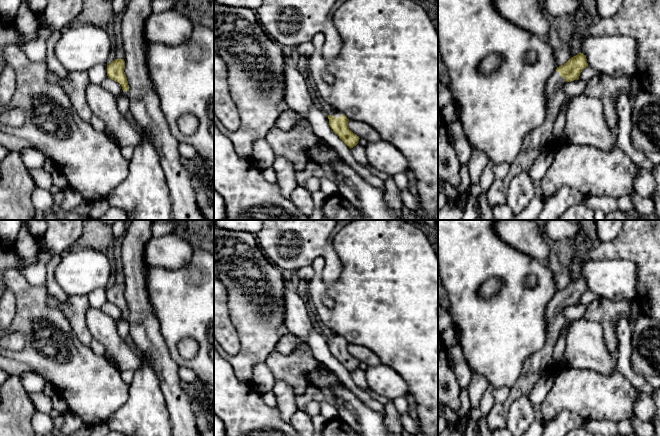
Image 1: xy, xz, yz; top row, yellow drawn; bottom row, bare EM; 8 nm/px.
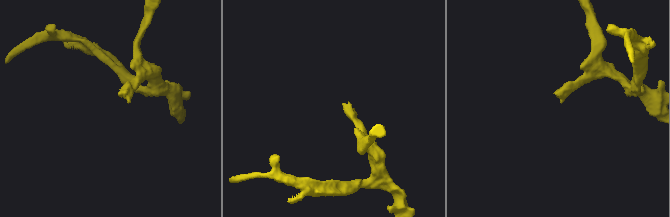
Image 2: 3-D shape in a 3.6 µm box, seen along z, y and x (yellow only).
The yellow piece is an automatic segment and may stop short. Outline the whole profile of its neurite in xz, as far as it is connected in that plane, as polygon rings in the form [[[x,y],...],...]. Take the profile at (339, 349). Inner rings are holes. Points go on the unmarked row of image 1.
[[[333,334],[328,338],[329,349],[333,356],[351,373],[358,368],[359,361],[348,351],[349,343],[340,335]]]

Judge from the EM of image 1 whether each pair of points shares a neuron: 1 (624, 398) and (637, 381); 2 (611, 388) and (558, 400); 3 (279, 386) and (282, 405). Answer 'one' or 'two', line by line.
1: two
2: one
3: one

